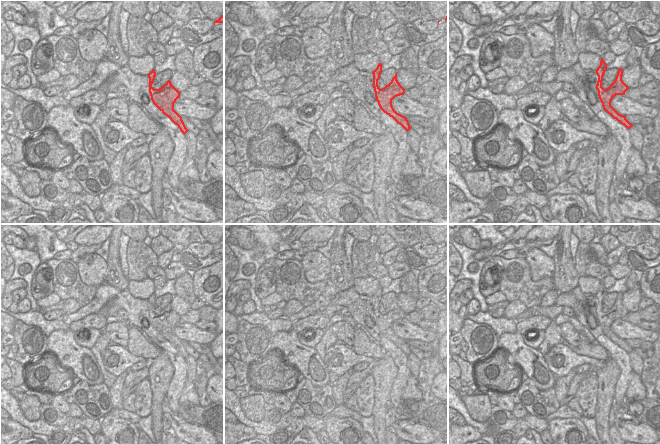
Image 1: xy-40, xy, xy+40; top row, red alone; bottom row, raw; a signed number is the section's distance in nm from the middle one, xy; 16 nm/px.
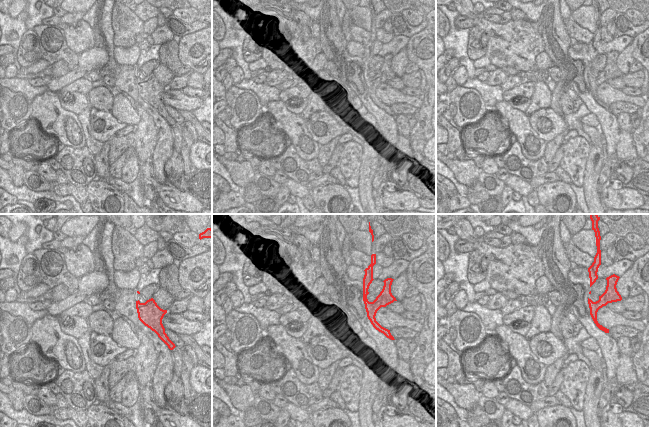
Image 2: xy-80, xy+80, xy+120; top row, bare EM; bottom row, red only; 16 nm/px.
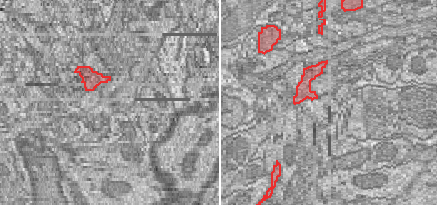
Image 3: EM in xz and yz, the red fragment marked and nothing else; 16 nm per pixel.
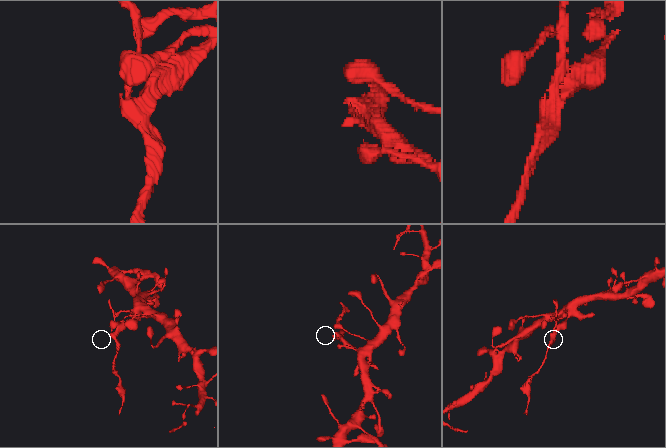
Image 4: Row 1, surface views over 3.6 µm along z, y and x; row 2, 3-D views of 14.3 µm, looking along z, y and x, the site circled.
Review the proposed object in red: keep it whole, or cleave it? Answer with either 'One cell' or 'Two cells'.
Two cells.

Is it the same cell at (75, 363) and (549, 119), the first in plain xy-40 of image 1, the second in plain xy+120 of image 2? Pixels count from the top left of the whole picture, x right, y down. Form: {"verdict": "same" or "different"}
{"verdict": "different"}

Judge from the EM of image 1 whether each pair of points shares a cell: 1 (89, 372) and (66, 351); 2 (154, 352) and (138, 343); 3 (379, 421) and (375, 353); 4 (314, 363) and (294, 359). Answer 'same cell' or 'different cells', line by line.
1: same cell
2: same cell
3: different cells
4: same cell

